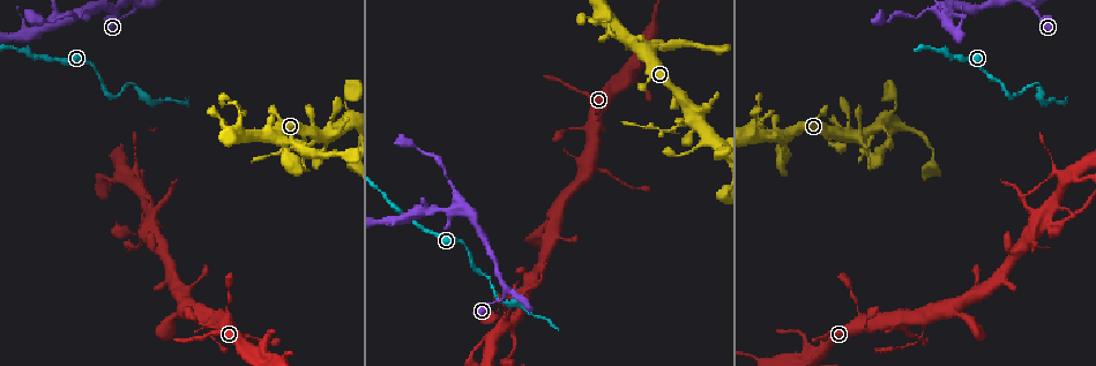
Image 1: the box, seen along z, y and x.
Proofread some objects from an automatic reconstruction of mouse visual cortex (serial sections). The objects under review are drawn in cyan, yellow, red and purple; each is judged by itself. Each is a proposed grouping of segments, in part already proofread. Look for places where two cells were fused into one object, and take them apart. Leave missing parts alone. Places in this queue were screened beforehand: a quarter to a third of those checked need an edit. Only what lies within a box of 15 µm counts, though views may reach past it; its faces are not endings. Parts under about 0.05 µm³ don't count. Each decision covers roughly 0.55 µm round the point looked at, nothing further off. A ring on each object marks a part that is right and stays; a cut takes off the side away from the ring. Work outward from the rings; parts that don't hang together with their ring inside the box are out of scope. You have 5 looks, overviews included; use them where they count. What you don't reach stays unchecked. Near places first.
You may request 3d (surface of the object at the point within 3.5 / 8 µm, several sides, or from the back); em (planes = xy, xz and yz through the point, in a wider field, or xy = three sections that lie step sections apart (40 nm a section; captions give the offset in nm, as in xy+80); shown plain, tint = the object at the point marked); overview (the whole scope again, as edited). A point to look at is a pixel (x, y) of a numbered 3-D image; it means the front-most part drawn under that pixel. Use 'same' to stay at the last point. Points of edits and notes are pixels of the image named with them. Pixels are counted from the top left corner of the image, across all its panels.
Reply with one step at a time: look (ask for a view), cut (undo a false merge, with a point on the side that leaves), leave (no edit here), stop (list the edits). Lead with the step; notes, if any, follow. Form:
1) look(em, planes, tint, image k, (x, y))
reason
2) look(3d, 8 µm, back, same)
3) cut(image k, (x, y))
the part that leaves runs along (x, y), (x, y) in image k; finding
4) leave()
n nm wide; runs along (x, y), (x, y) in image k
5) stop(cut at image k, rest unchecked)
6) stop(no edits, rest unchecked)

look(3d, 3.5 µm, image 1, (752, 129))
sharp bend

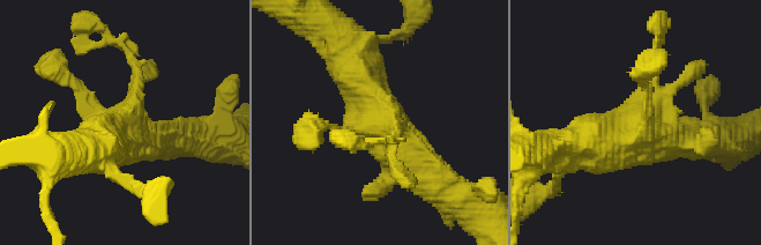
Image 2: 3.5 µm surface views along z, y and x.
look(em, xy, step 1, tint, image 2, (362, 128))
now the EM

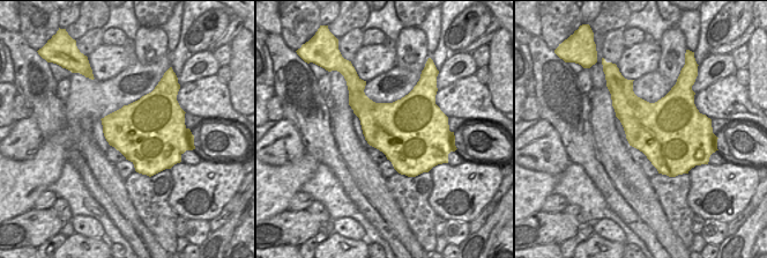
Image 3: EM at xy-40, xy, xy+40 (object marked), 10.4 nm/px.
look(em, xy, step 3, tint, same)

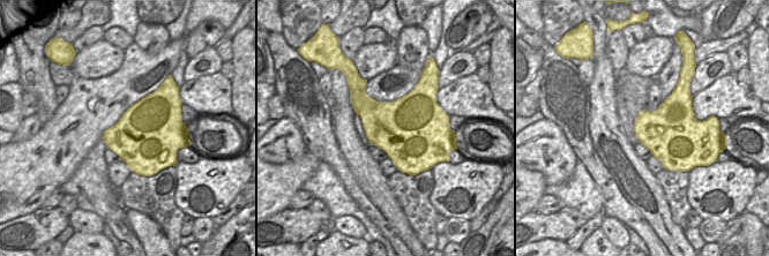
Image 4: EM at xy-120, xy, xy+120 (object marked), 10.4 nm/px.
leave()
runs along (435, 182), (340, 68) in image 2; one cell here

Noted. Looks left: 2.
look(3d, 3.5 µm, image 1, (456, 210))
side arm on a straight run

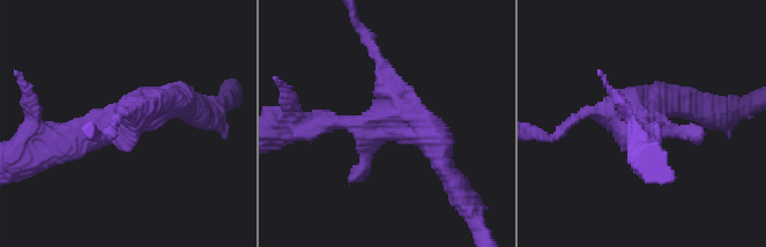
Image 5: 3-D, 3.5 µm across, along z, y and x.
leave()
runs along (180, 104), (91, 135) in image 5; continuous, no second cell

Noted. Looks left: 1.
stop(no edits, rest unchecked)

